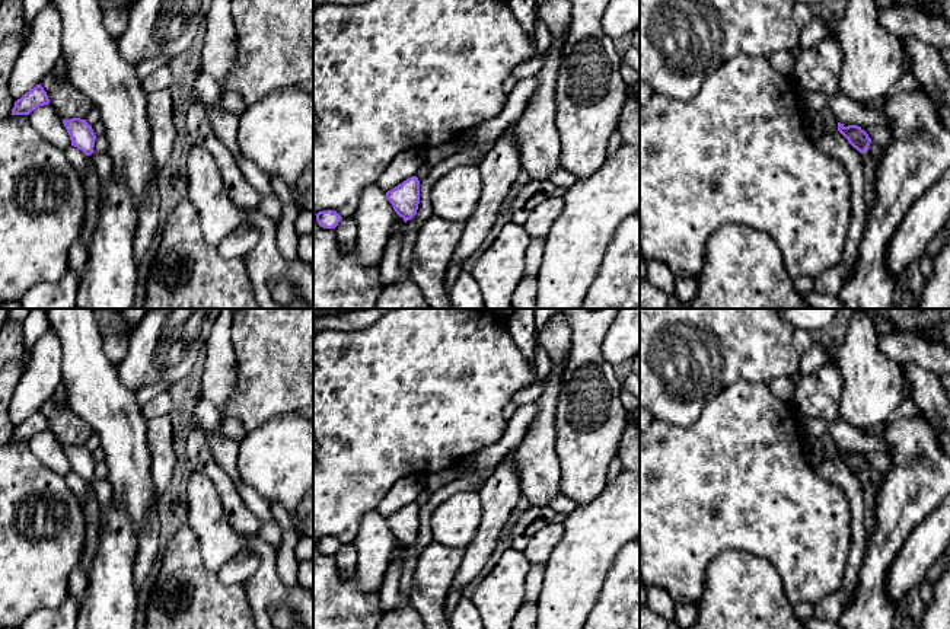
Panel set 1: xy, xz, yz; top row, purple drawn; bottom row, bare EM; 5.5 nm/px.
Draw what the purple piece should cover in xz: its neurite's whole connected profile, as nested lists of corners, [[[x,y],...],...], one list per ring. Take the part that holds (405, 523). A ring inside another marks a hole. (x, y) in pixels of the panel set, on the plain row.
[[[411,502],[393,515],[386,518],[389,529],[395,539],[407,549],[418,536],[420,530],[420,507],[417,502]]]

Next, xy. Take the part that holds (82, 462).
[[[80,444],[63,446],[63,450],[70,462],[71,472],[92,483],[101,508],[108,510],[112,504],[114,486],[108,479],[96,479],[93,476],[96,462],[92,451]]]

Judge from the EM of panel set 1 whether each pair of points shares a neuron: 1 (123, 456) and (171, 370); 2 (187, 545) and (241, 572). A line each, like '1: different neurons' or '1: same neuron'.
1: different neurons
2: different neurons

